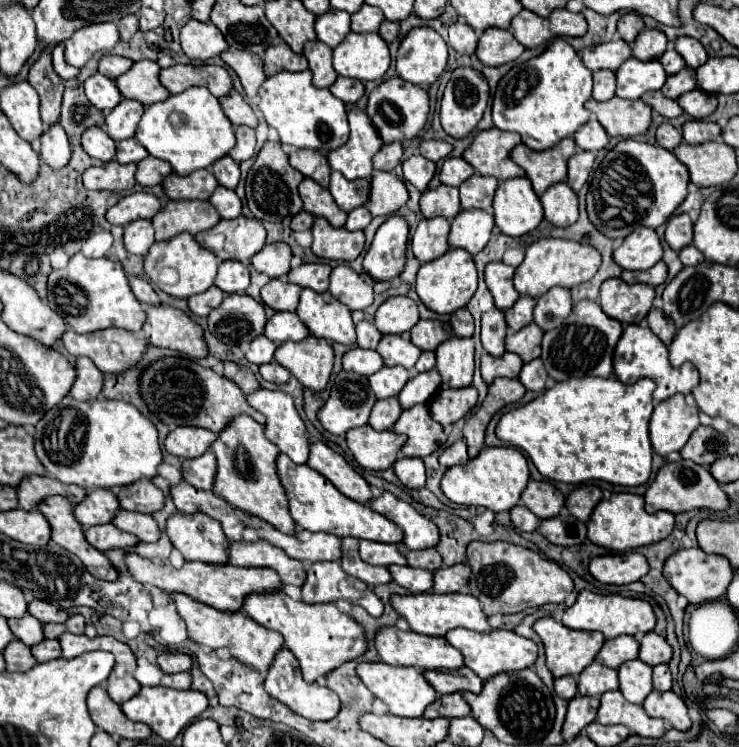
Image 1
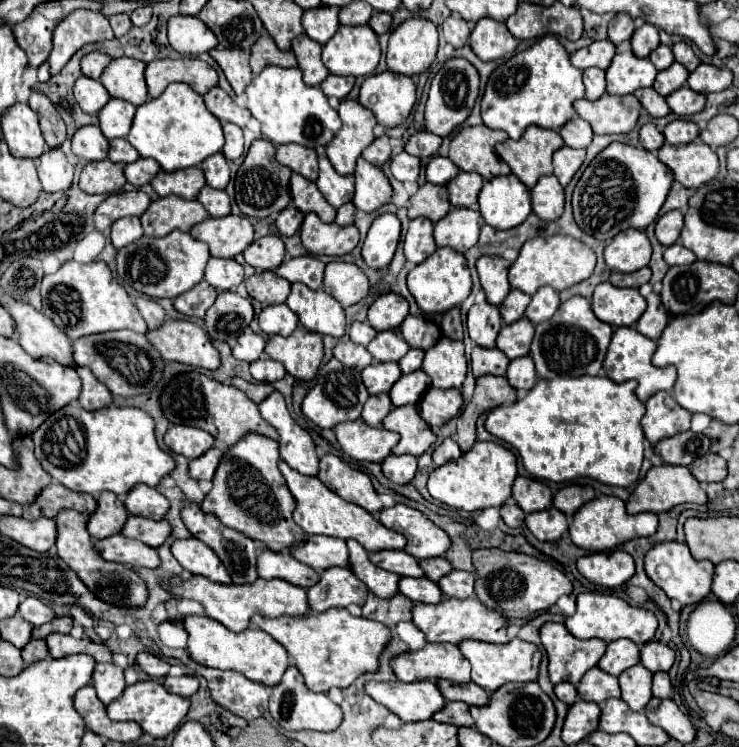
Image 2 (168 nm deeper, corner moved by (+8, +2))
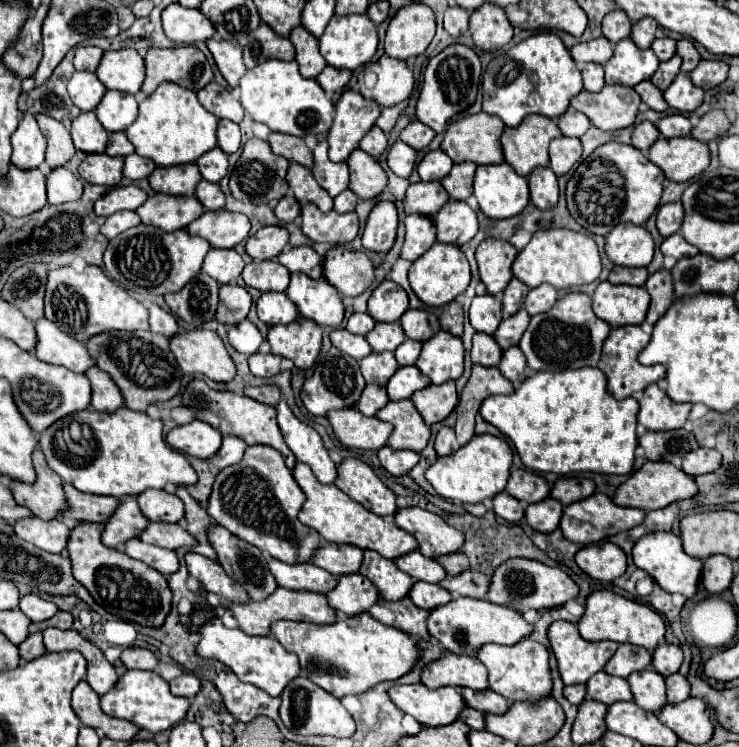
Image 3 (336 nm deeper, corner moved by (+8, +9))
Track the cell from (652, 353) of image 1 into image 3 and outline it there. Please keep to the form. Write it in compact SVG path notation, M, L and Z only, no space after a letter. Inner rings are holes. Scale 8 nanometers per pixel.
M620 326L610 332L610 336L604 342L602 348L602 358L598 362L598 368L606 374L608 378L608 390L618 398L628 398L634 392L642 392L646 386L666 378L666 368L664 366L642 366L638 362L638 354L646 348L650 342L650 334L644 332L642 326Z

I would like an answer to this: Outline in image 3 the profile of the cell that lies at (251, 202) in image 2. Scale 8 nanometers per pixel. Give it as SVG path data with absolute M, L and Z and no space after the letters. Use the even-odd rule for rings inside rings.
M250 138L242 148L242 156L236 162L236 168L230 174L230 192L240 202L274 204L288 194L288 184L286 184L288 166L290 162L282 156L276 156L266 140Z

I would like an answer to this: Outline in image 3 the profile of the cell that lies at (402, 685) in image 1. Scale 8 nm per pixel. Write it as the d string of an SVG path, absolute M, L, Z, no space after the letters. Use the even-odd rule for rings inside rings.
M424 684L394 686L388 690L388 696L404 714L410 714L424 726L446 726L464 708L464 698L454 686L444 686L442 690L428 690Z

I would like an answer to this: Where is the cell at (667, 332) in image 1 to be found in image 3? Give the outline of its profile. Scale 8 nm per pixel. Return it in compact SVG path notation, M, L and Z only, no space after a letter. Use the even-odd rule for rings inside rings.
M662 268L656 274L648 276L646 284L644 284L646 292L650 294L652 302L646 314L646 324L654 326L658 322L660 316L664 316L664 312L670 308L670 304L674 302L674 290L672 290L672 276L670 270Z

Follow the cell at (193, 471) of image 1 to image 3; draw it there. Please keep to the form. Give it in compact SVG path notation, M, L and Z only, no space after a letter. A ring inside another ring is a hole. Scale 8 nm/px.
M224 436L220 450L210 458L210 462L212 462L212 466L216 466L216 468L222 470L226 466L232 466L232 464L240 462L244 450L246 450L246 444L240 438Z

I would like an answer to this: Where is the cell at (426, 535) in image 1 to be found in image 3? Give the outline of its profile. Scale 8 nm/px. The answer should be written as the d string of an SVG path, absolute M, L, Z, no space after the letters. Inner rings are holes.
M400 508L394 514L394 522L418 540L420 552L428 558L458 552L464 544L464 534L460 530L422 508Z

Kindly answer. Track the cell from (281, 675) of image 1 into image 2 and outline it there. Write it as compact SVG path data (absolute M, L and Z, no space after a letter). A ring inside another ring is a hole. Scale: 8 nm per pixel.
M288 667L280 685L272 687L270 695L270 715L286 731L336 731L342 723L342 709L332 703L326 693L314 693L304 685L304 677L296 667Z

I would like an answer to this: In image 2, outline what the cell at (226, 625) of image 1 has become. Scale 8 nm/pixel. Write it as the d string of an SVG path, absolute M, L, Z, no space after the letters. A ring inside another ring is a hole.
M190 615L184 619L184 627L188 631L188 653L190 657L204 665L204 667L214 667L214 669L232 669L242 673L246 679L262 683L266 687L274 687L280 683L288 663L286 649L268 637L268 633L250 629L248 633L232 633L218 621L212 621L208 617L196 617Z

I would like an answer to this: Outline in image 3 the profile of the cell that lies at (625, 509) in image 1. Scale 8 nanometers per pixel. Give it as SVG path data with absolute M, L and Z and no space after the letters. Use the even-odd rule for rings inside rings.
M592 494L590 498L584 498L580 502L574 502L570 504L564 514L562 514L562 520L560 520L560 530L564 534L566 540L570 542L578 542L578 544L594 544L594 542L600 542L612 534L618 534L618 532L624 532L624 530L630 530L632 526L638 526L638 522L644 522L644 516L646 512L640 510L640 508L622 508L622 506L616 506L606 494Z

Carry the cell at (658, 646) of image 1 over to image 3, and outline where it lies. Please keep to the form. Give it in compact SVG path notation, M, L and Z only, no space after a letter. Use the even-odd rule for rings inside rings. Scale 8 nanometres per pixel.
M662 642L660 646L656 646L656 650L652 652L652 666L656 672L660 672L662 676L670 676L674 672L678 672L680 664L682 664L682 650L680 646L674 644L666 644Z

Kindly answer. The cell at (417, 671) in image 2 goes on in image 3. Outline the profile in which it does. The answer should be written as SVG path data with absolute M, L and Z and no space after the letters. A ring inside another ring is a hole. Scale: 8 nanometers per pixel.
M446 652L438 660L432 660L422 668L422 684L428 688L440 686L468 686L472 690L488 688L486 668L478 662L476 656L468 658L466 654Z

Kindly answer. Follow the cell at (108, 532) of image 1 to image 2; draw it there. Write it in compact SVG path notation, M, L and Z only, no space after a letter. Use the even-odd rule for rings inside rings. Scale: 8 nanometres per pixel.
M124 535L108 537L104 541L94 541L94 545L106 561L118 561L130 567L148 567L148 569L156 569L160 565L156 549L136 539L128 539Z

